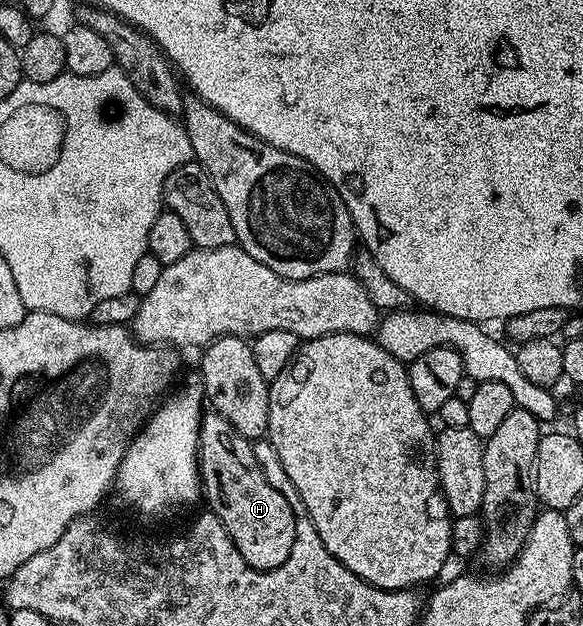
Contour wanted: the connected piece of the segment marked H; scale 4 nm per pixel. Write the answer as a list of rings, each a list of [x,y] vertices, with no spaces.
[[[206,412],[201,418],[197,460],[204,500],[209,500],[208,508],[220,519],[239,555],[243,555],[252,569],[274,569],[282,565],[295,543],[295,515],[287,499],[267,483],[250,438],[239,435],[221,413]]]

